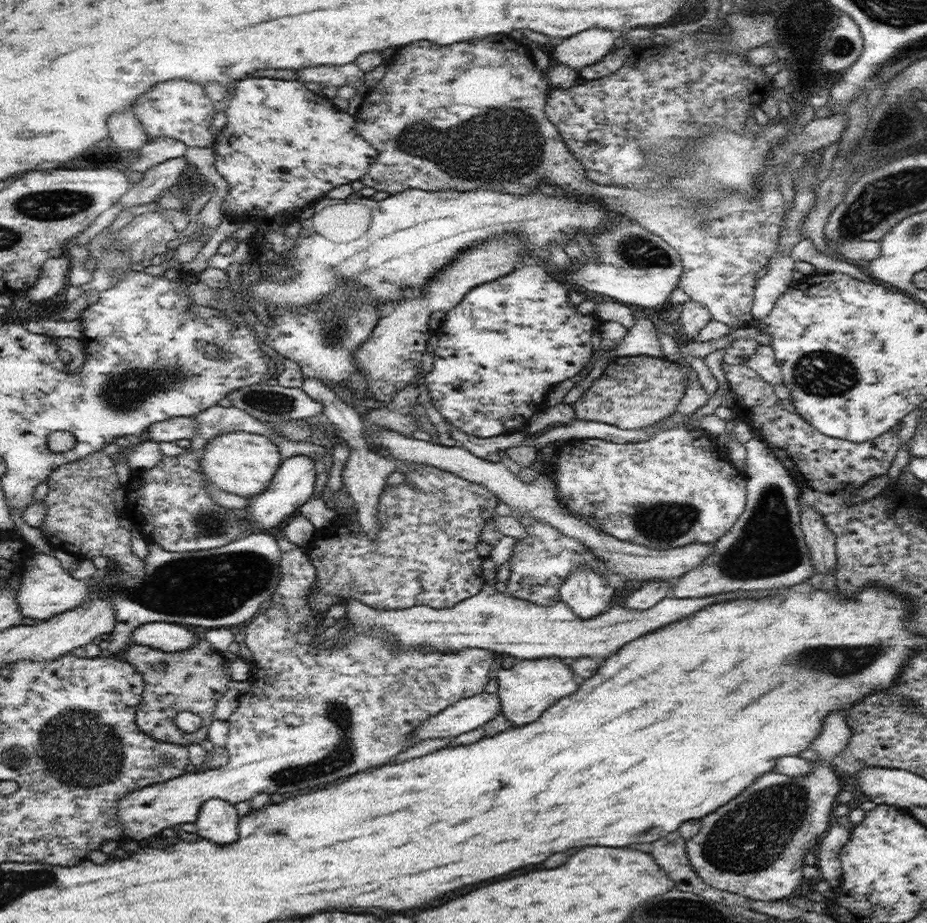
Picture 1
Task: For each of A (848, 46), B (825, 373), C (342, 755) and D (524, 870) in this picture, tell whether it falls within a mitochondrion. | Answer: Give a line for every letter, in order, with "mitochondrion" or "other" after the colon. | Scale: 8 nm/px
A: mitochondrion
B: mitochondrion
C: mitochondrion
D: other

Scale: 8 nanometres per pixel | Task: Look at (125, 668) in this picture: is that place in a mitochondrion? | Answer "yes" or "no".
no

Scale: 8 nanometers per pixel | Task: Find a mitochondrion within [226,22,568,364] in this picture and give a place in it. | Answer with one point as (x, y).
(505, 146)

